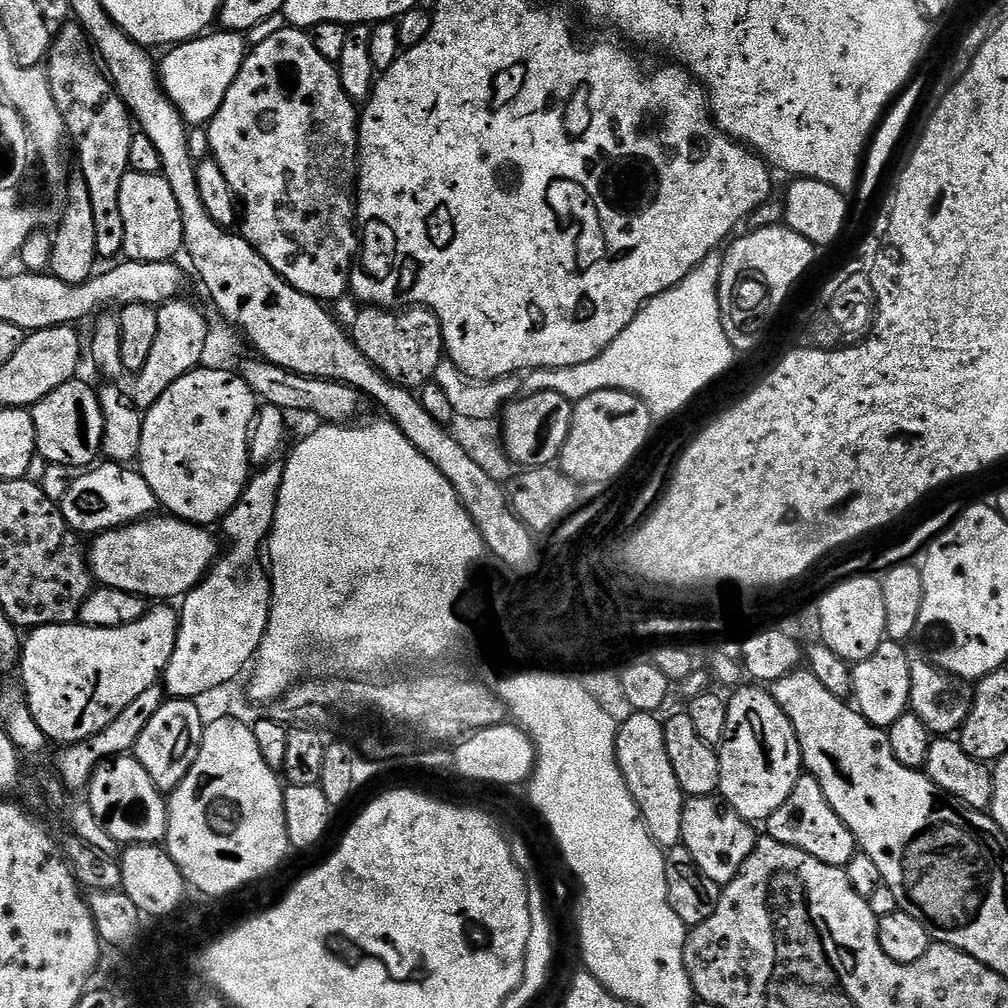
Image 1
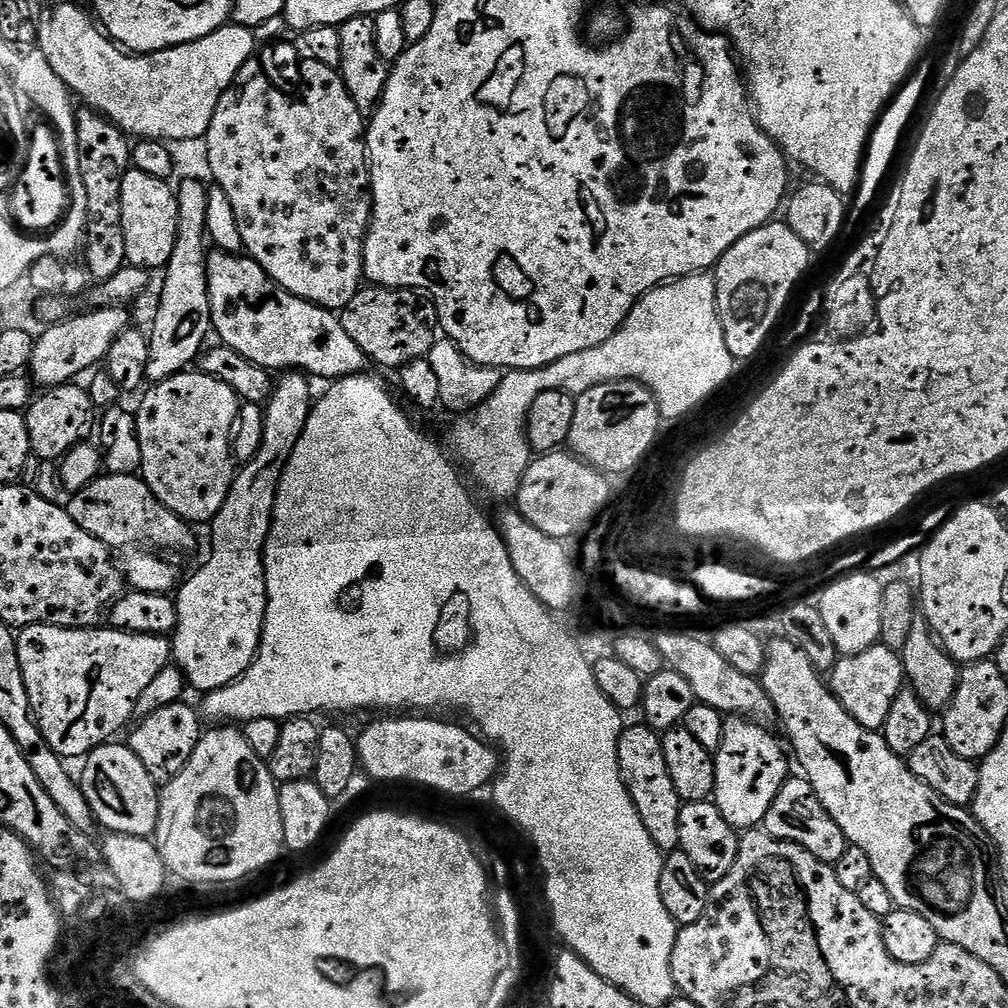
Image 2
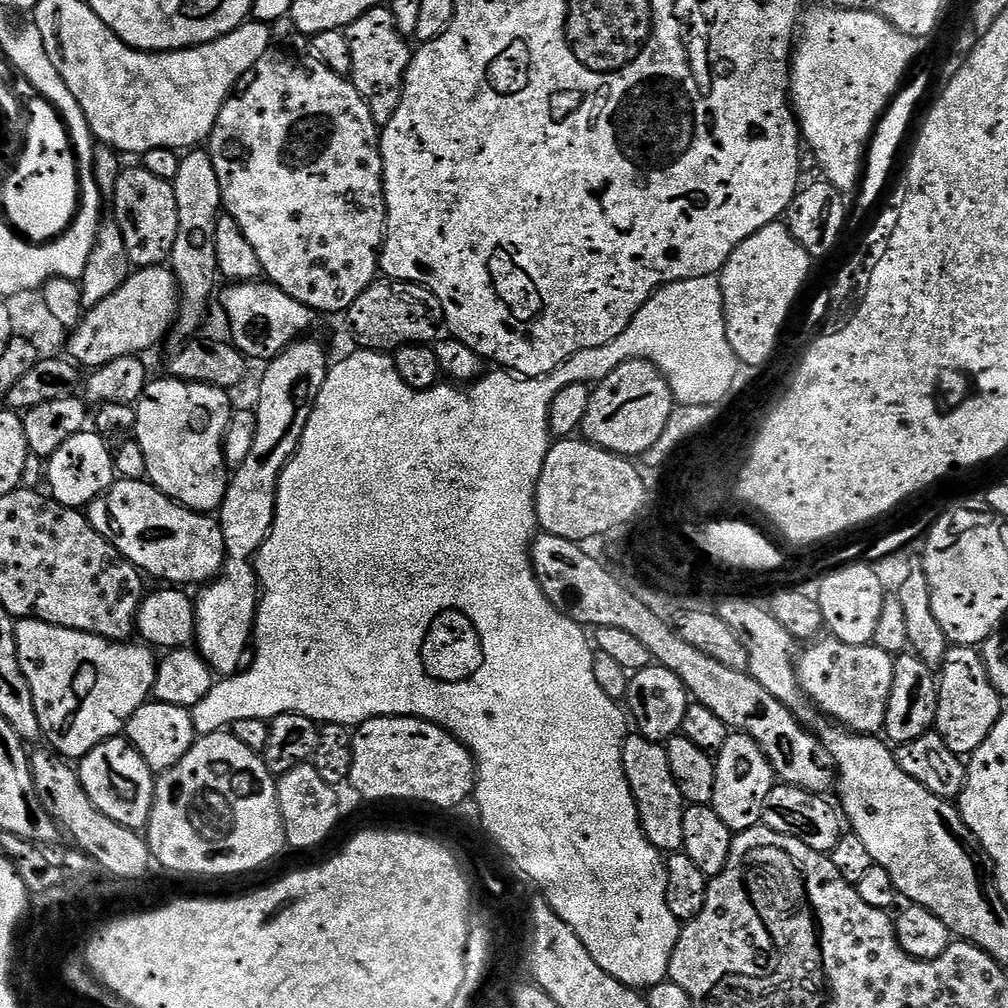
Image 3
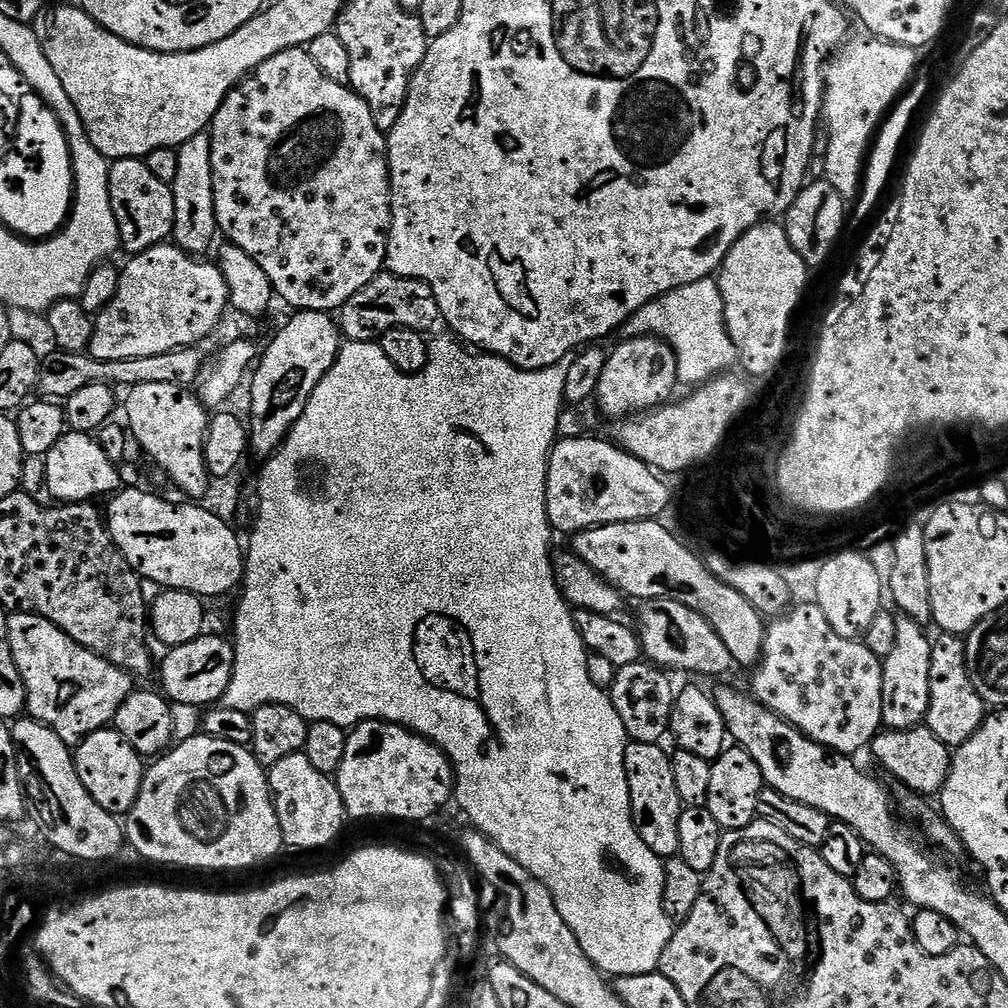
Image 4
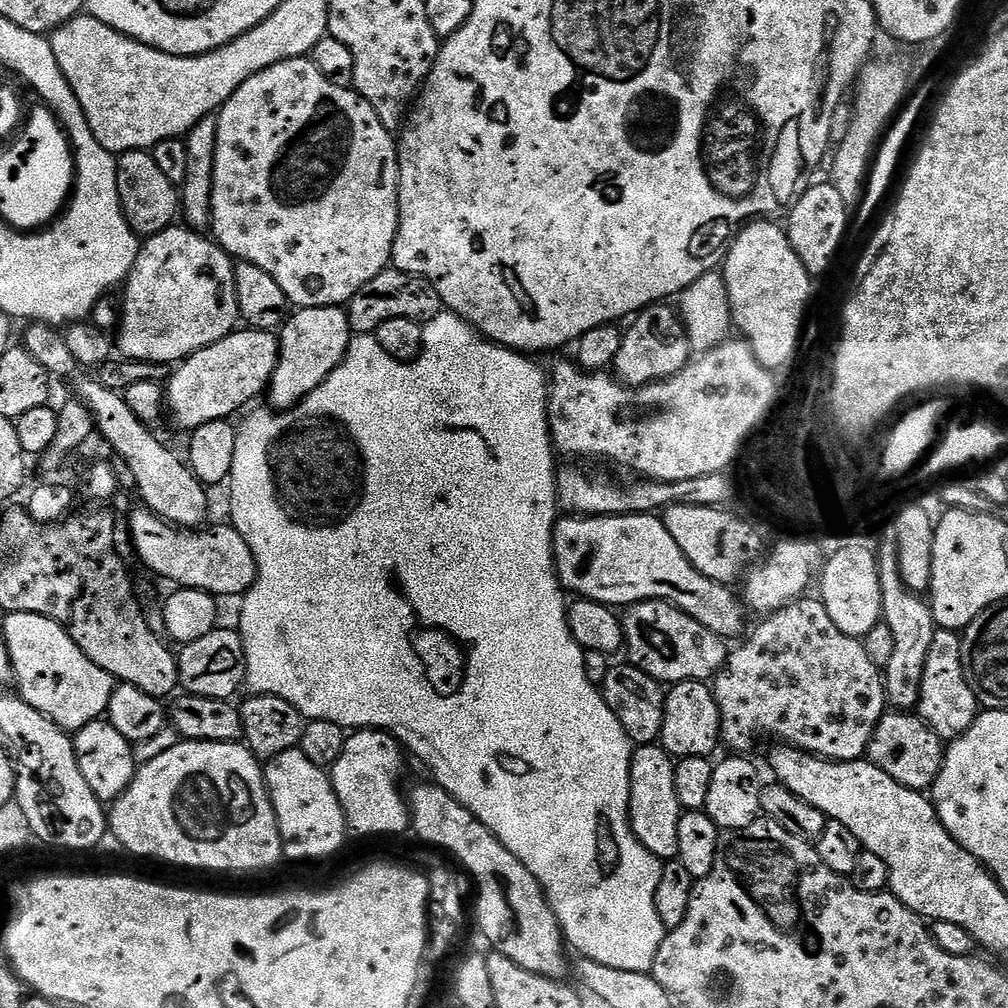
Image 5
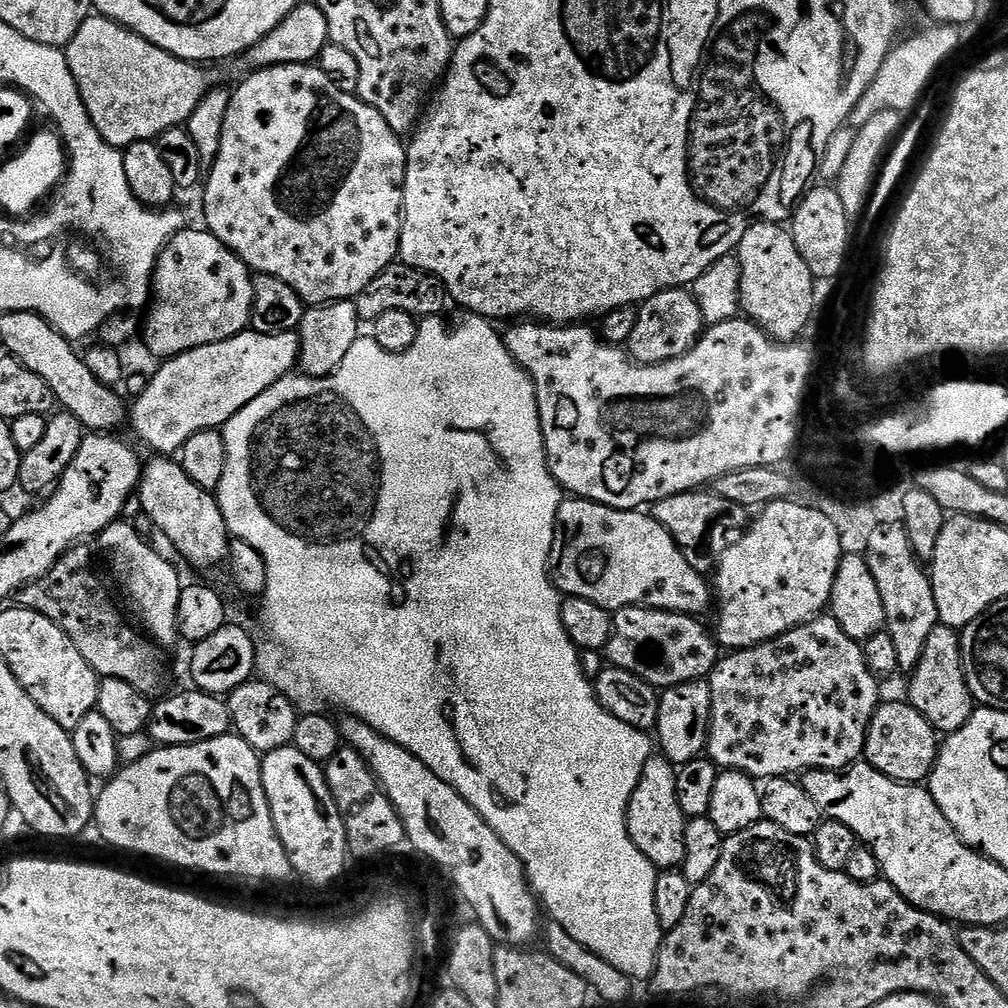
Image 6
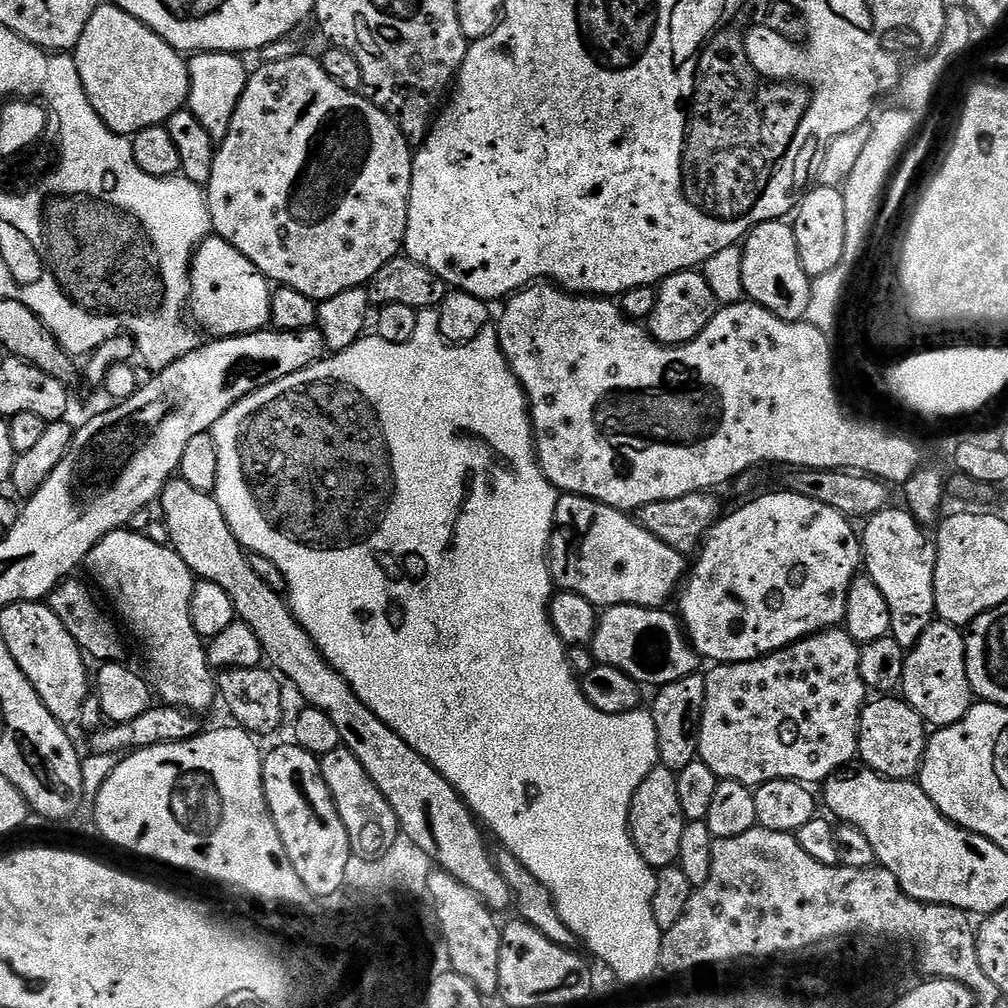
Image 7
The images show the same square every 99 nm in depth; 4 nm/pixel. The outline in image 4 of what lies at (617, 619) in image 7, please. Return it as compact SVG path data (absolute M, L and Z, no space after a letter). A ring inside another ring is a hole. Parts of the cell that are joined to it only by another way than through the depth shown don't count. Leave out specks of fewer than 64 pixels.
M645 600L639 605L640 624L638 631L640 634L640 646L643 655L658 668L673 670L677 668L680 672L697 672L700 676L724 676L731 668L734 668L734 661L730 650L726 650L726 642L718 638L714 626L702 614L682 606L682 602L673 600Z

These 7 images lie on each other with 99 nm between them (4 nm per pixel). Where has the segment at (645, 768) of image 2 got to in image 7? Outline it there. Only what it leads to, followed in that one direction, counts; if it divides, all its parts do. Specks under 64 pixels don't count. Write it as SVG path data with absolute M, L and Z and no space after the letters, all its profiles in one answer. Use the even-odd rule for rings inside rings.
M663 766L650 770L632 799L628 811L628 831L632 833L638 854L646 858L651 868L671 868L679 861L685 823L682 805L678 802L676 773Z

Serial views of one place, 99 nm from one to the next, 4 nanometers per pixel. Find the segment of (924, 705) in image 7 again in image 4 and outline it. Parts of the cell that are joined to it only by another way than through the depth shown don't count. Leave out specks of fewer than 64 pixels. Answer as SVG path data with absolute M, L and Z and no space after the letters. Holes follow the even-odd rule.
M956 634L937 635L932 641L930 710L926 726L943 744L959 746L967 742L984 725L985 719L984 699L970 682L965 641Z

